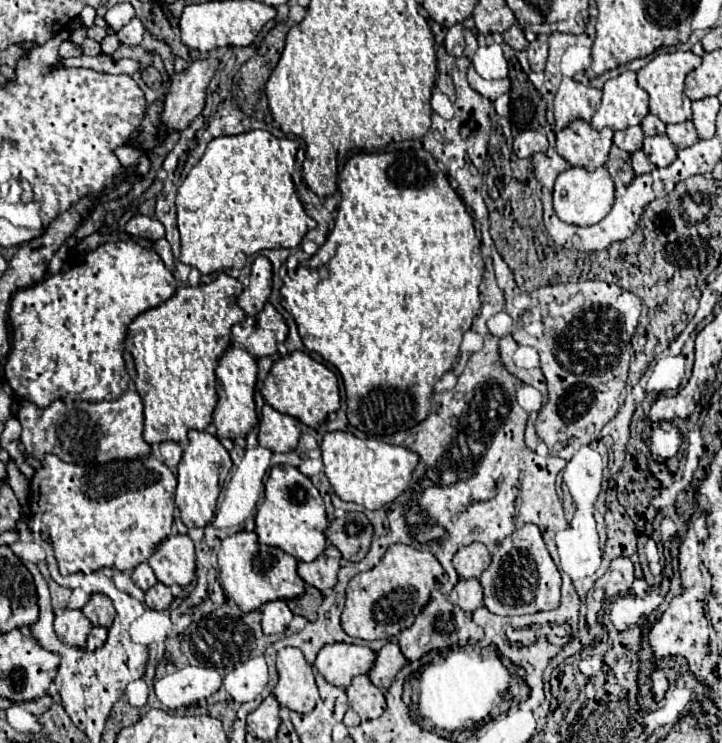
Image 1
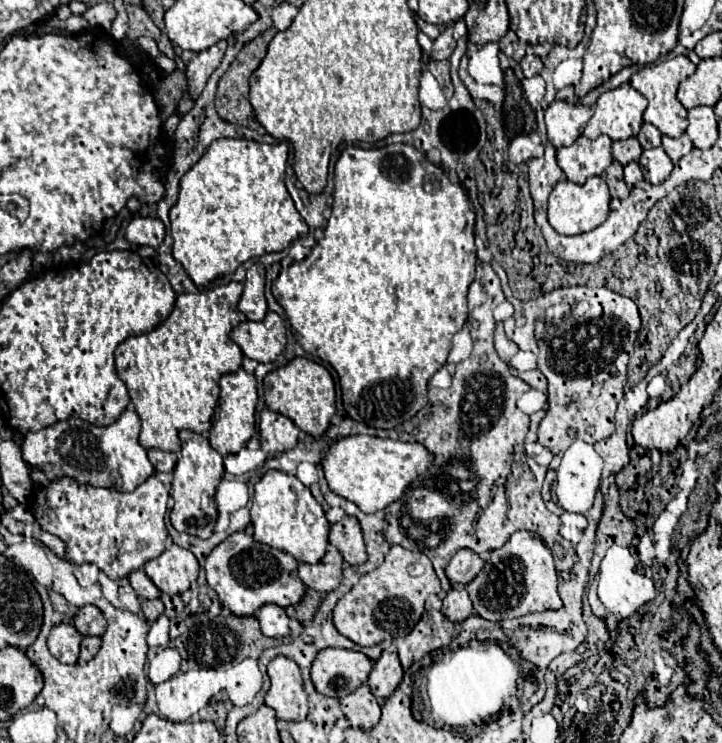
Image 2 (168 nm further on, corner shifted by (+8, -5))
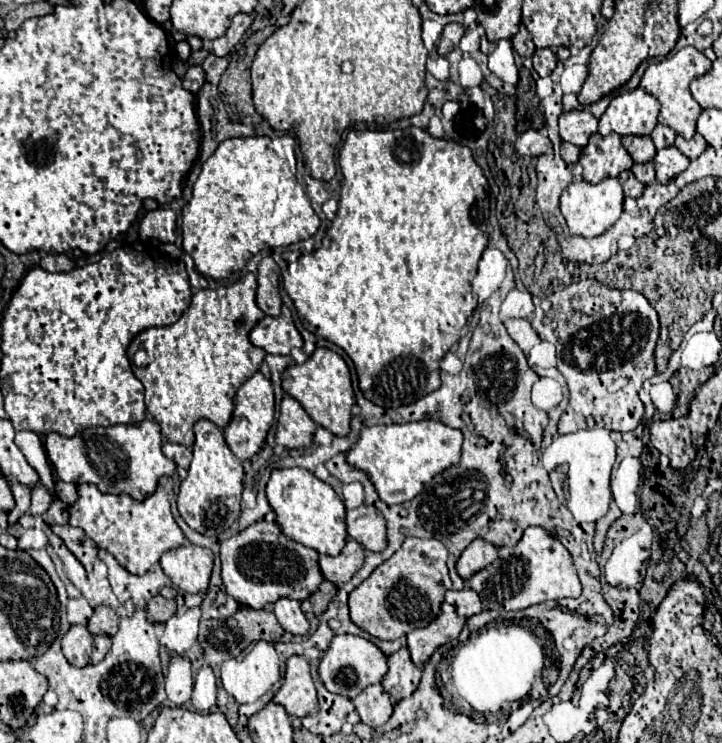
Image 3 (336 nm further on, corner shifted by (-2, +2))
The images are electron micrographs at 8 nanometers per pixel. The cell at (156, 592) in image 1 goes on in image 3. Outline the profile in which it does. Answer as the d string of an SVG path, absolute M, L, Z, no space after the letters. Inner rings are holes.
M154 595L154 597L148 601L146 613L148 613L148 619L150 619L150 621L164 623L164 621L168 621L168 617L172 617L172 615L176 613L176 601L164 599L162 595Z

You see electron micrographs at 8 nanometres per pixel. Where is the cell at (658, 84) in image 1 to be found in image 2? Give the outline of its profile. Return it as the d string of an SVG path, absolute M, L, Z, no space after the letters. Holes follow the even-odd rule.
M676 56L672 60L664 60L664 62L656 62L656 64L648 64L642 70L638 70L632 78L630 78L630 86L634 90L638 90L646 100L648 100L648 108L644 112L644 122L654 124L662 134L670 136L670 138L678 138L680 134L684 134L684 130L688 128L688 120L686 120L686 108L678 102L676 98L676 90L678 84L682 80L686 80L688 76L692 76L696 72L696 66L688 60L688 56Z

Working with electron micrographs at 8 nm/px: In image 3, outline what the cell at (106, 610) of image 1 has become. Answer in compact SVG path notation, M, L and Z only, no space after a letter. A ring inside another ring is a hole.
M108 605L94 607L94 615L88 621L88 631L92 635L114 635L118 629L118 615Z

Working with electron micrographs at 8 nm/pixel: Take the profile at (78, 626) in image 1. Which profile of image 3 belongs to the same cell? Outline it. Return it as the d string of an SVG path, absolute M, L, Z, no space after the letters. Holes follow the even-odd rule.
M72 625L62 639L64 657L74 667L84 667L92 651L92 641L94 641L94 635L88 631L86 625Z

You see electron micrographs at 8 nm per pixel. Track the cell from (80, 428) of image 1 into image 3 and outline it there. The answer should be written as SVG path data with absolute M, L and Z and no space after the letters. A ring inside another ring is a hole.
M142 419L130 425L112 427L86 427L74 437L62 437L60 433L48 433L44 447L48 459L58 475L66 483L94 483L102 485L104 493L128 493L136 499L144 499L156 491L156 483L162 475L172 475L176 463L168 459L162 449L160 425L152 419Z

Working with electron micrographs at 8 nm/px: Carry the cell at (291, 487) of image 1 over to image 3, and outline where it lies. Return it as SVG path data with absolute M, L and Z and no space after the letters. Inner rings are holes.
M302 467L274 469L266 485L266 499L276 513L276 523L280 525L282 533L296 543L302 543L320 555L338 555L346 545L346 509L334 489L314 477L314 473Z

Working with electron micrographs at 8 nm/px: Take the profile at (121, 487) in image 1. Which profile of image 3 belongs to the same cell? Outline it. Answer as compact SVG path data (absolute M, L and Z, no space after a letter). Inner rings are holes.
M168 477L158 479L158 489L146 499L138 501L126 493L112 495L102 493L96 485L80 483L78 501L70 505L70 525L80 527L88 539L92 539L98 549L108 551L116 561L130 573L142 575L152 563L158 563L160 555L168 549L180 547L184 543L184 533L176 525L170 513L172 483Z

